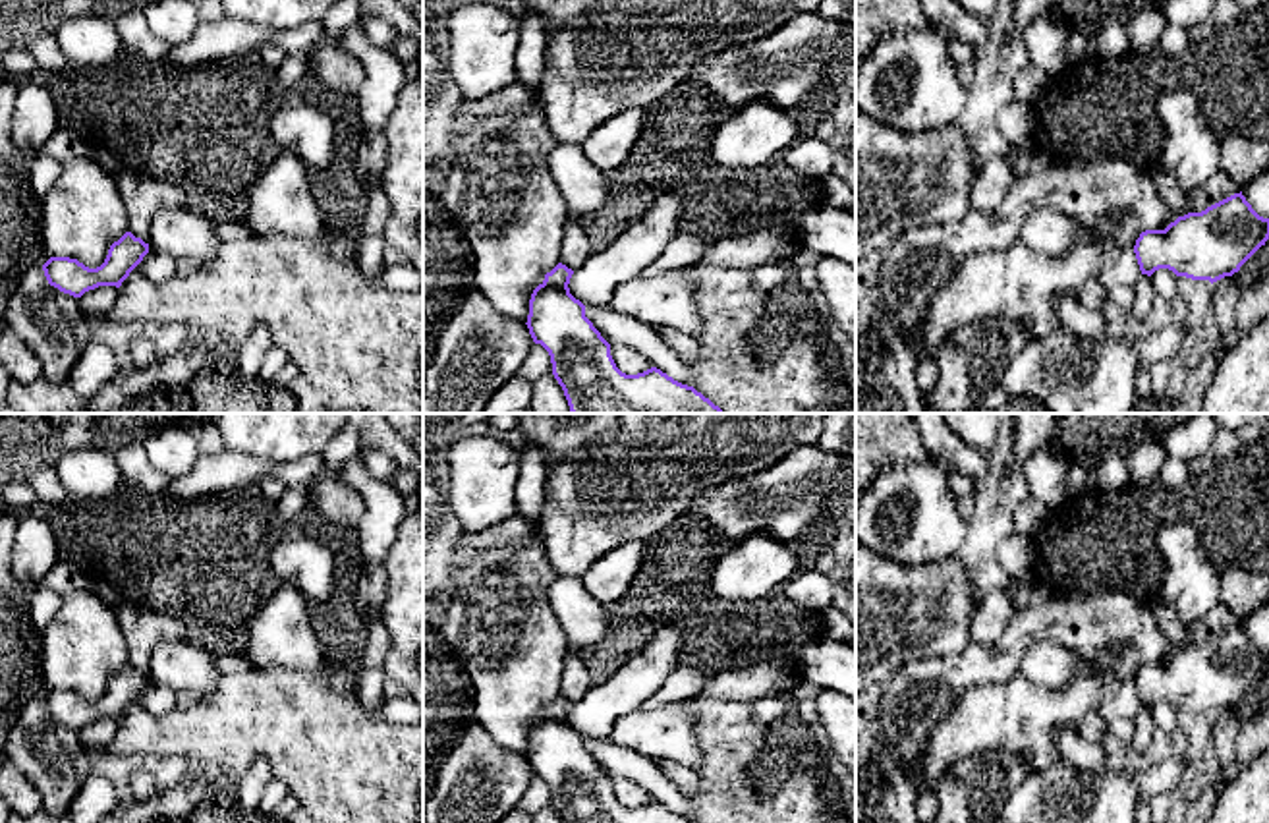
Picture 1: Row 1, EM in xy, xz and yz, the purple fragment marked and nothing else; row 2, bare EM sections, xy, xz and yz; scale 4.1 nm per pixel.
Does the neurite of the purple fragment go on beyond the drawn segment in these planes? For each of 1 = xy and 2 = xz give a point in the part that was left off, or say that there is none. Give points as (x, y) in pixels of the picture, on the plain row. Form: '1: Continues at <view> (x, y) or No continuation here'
1: No continuation here
2: No continuation here

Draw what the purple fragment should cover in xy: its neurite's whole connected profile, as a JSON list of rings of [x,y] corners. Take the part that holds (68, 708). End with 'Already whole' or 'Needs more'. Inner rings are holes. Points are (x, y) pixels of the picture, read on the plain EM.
[[[126,665],[110,678],[104,695],[97,701],[89,701],[77,692],[50,690],[42,697],[42,703],[50,719],[73,730],[81,730],[85,724],[99,719],[120,721],[147,686],[149,676]]]. Already whole

